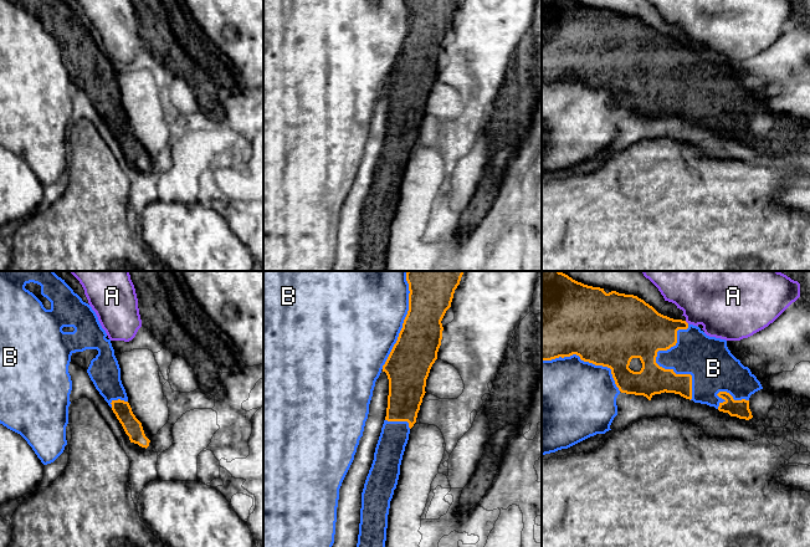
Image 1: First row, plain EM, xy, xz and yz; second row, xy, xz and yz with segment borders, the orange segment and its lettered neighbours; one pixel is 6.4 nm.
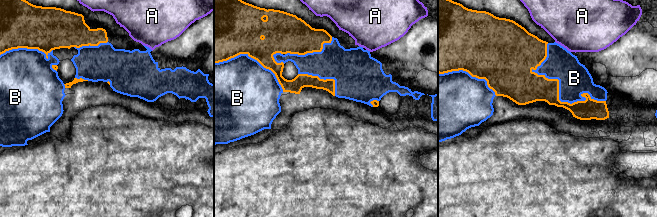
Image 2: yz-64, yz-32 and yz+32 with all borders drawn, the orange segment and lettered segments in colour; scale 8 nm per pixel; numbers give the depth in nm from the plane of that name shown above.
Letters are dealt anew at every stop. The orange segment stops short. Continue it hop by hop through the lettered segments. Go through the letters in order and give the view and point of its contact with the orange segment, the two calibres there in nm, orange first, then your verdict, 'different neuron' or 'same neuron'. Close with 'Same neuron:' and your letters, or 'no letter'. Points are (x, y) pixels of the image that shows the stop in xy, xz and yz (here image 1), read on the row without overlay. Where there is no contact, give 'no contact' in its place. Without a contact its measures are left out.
A: meets orange in yz at (686, 44); 280 nm thick on the orange side, 360 nm on the other; different neuron
B: meets orange in yz at (657, 86); 360 nm thick on the orange side, 260 nm on the other; different neuron
Same neuron: no letter

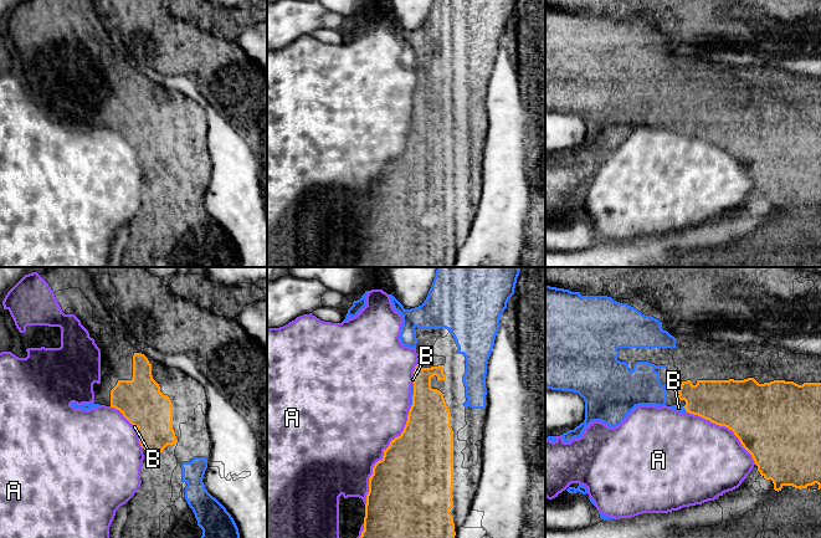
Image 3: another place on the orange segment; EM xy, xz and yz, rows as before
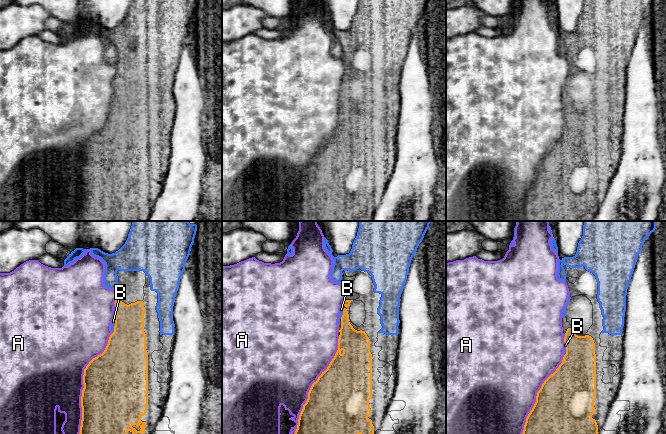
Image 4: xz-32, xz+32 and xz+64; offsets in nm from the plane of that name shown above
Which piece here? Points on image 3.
A: meets orange in xz at (383, 178); 500 nm thick on the orange side, 480 nm on the other; different neuron
B: meets orange in xz at (414, 116); 300 nm thick on the orange side, 20 nm on the other; same neuron
Same neuron: B

